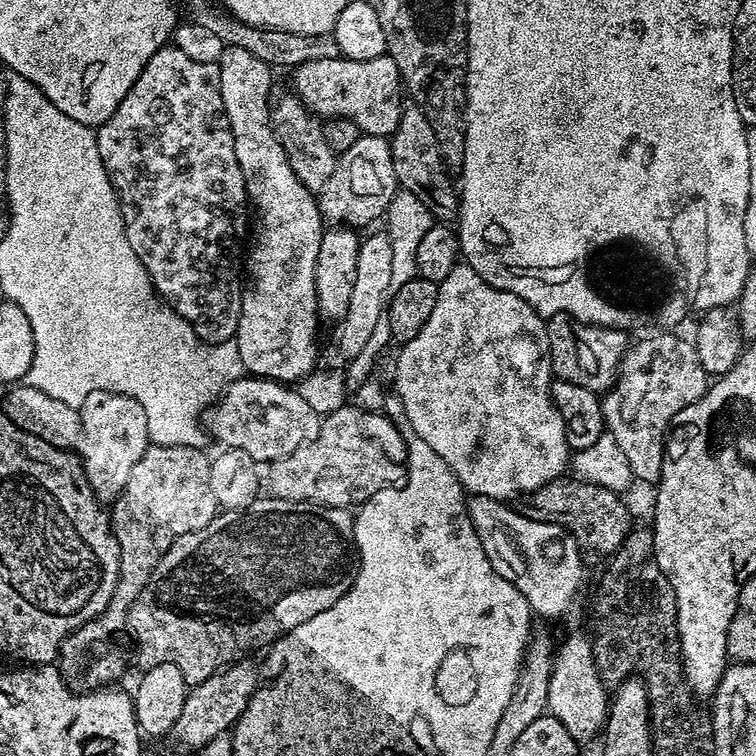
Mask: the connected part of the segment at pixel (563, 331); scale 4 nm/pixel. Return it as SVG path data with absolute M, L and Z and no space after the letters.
M558 315L547 317L546 358L552 363L552 375L555 379L574 382L578 386L586 386L591 392L603 394L616 383L616 374L620 371L620 359L630 347L628 332L619 328L599 328L597 324L584 324L573 316Z

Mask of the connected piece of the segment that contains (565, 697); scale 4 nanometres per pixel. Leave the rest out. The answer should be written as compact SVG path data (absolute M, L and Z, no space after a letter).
M572 632L564 641L559 641L553 658L552 673L549 678L547 711L570 730L577 742L584 742L591 736L601 735L604 722L608 719L610 692L606 687L596 659L592 653L592 642L587 635Z

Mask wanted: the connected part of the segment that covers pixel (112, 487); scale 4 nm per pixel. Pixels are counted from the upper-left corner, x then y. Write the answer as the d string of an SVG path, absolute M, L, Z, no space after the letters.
M94 390L86 394L86 400L79 409L81 432L78 443L80 463L84 465L84 473L94 490L96 499L101 502L115 501L120 491L130 482L130 473L138 458L150 446L146 410L121 392L110 390Z

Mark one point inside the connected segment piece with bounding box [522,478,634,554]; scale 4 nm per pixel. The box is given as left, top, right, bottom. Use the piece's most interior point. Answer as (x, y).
(588, 512)

